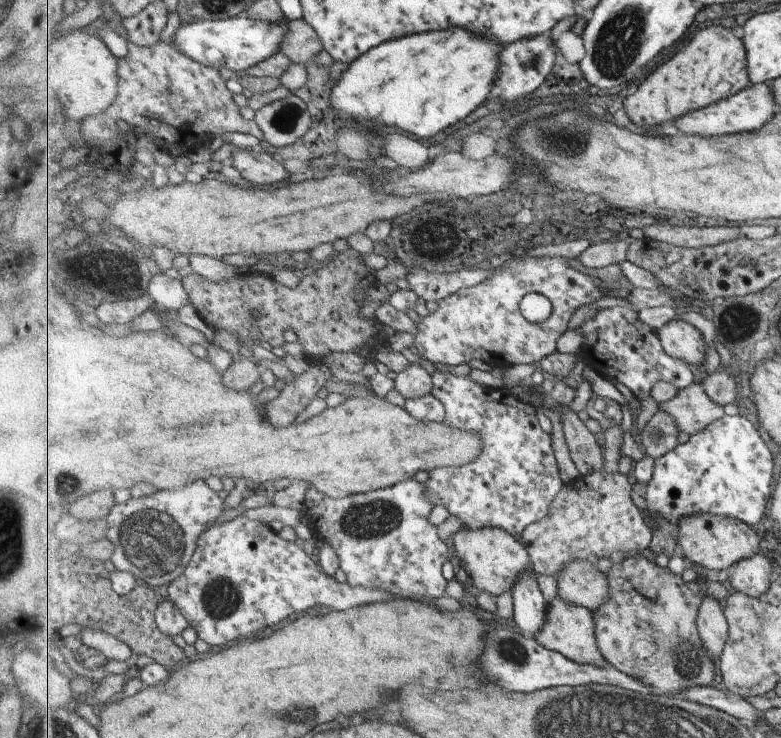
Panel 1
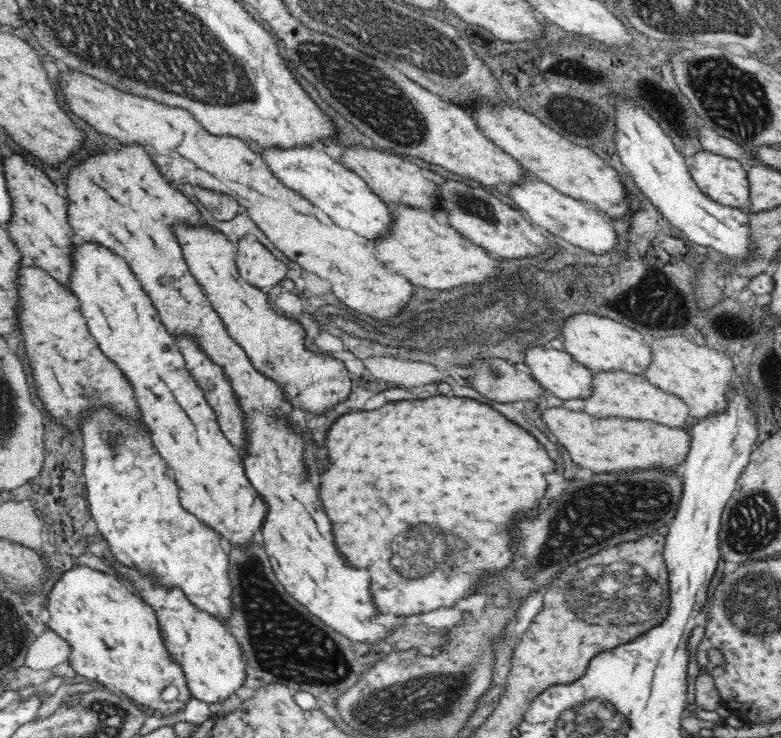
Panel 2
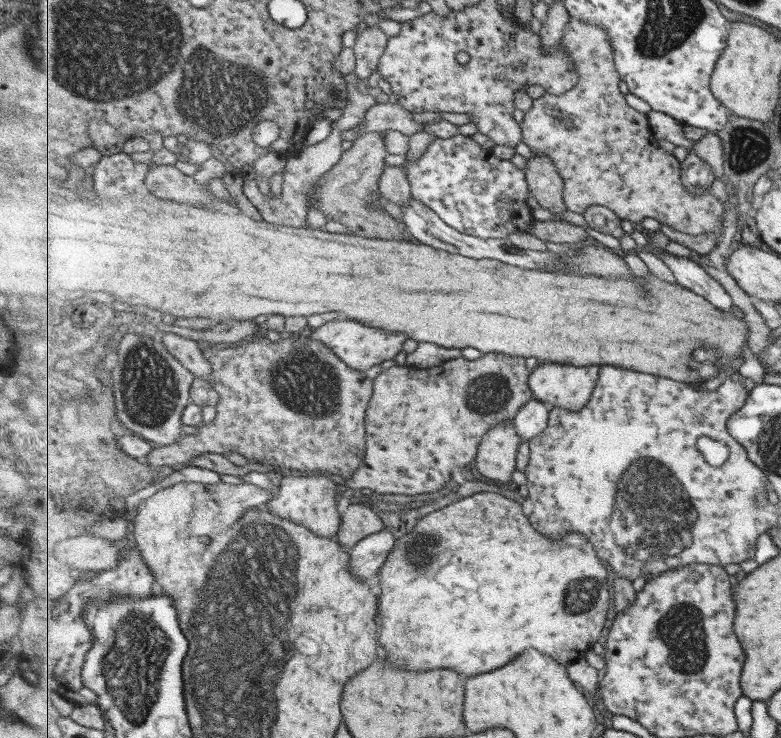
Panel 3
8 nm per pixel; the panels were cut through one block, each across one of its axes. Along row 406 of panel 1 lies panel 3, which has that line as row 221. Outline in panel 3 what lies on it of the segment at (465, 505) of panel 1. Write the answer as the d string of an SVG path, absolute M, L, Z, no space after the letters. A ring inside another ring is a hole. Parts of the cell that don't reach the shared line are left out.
M470 136L436 138L427 150L414 161L406 164L406 175L412 184L412 196L432 208L449 226L459 232L479 238L509 238L515 232L530 232L534 222L534 210L529 206L531 195L526 176L511 158L499 158L492 150L485 149Z

